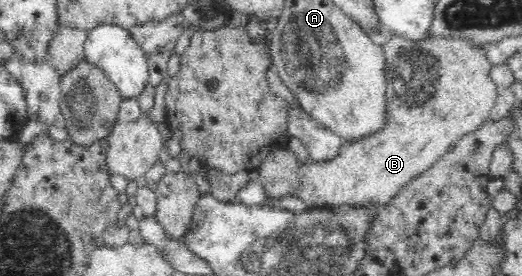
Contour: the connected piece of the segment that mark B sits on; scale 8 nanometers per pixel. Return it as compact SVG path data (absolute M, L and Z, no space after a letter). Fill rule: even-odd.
M432 35L423 41L408 41L392 37L383 46L386 59L388 88L386 100L389 107L389 122L381 132L362 140L344 142L334 160L305 163L295 158L289 150L272 150L257 168L259 179L268 196L278 198L295 192L307 207L338 207L343 203L362 206L366 202L377 202L385 206L401 191L406 183L426 172L455 142L474 132L489 119L500 88L490 76L494 64L489 60L486 43L474 42L472 38L438 37Z

